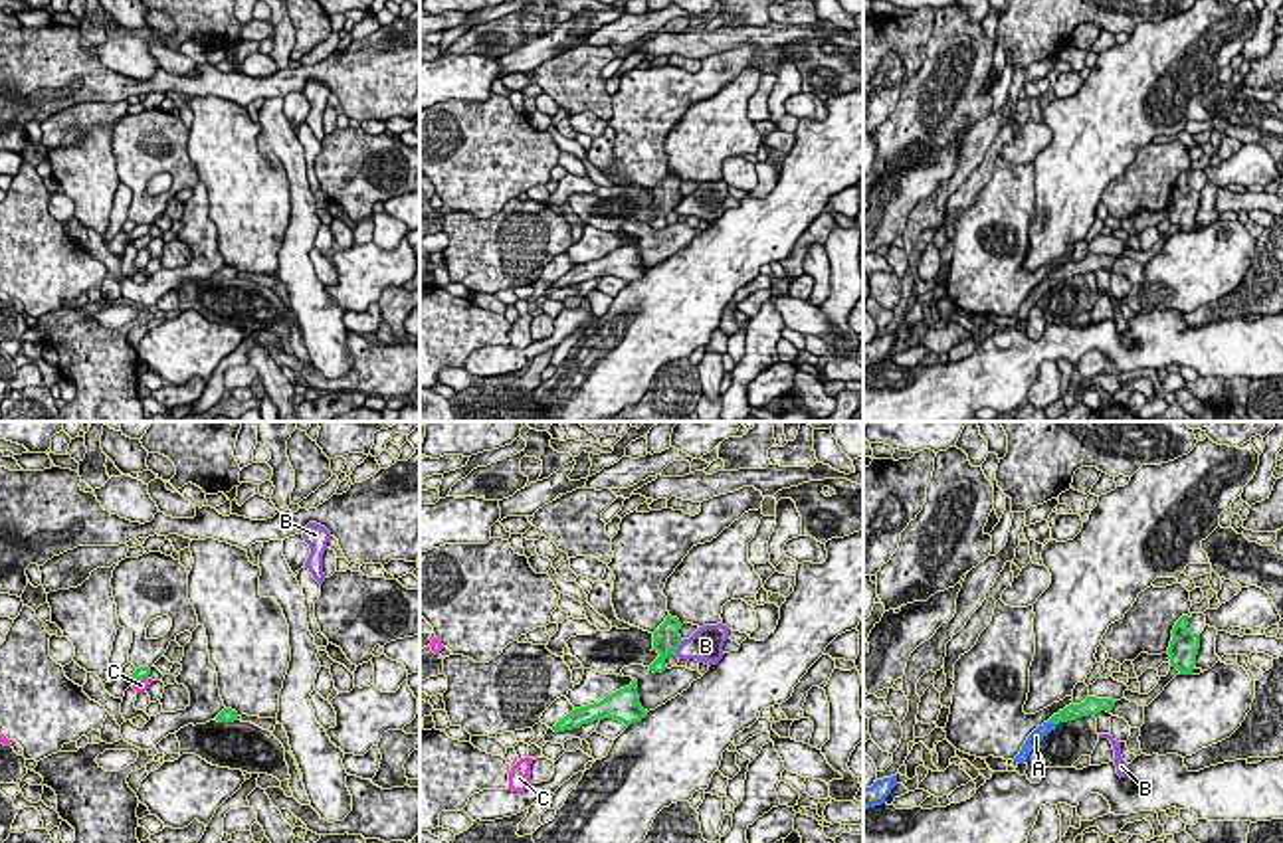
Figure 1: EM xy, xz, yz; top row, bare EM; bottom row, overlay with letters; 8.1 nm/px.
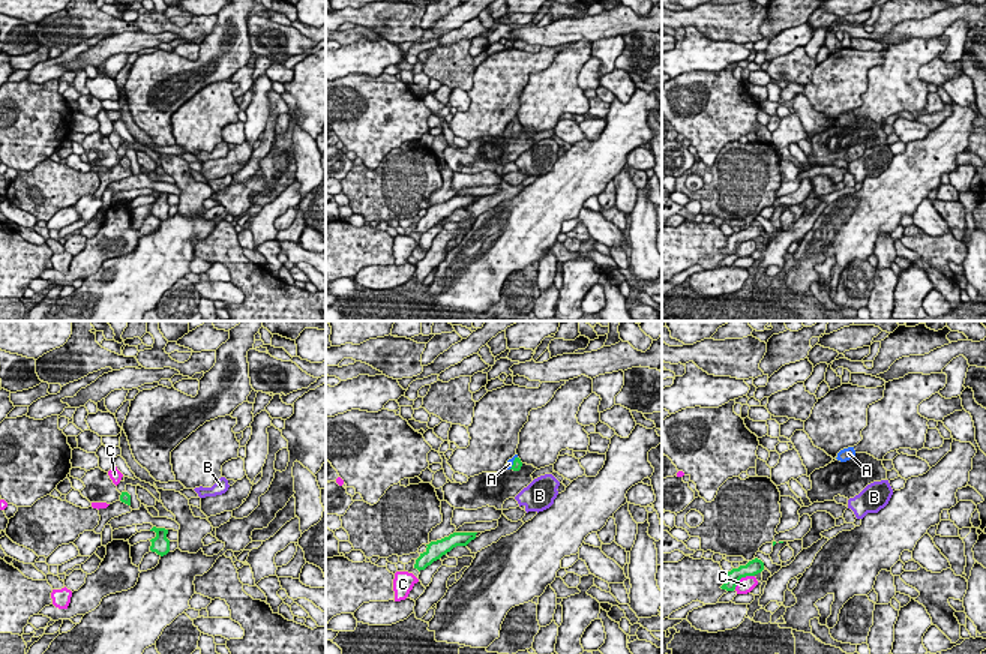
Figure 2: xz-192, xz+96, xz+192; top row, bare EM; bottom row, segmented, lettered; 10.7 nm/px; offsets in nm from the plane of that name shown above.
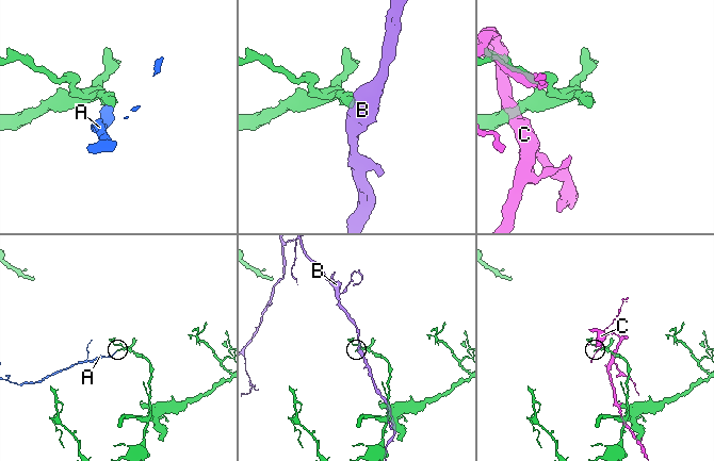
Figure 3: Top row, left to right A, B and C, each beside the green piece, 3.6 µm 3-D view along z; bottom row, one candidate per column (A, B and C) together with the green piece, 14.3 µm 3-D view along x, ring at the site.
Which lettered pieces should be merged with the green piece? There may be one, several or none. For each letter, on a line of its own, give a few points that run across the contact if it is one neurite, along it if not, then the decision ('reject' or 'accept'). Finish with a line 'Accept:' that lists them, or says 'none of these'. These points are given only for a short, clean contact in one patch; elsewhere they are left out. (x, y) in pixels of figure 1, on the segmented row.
A: line yz (1074, 711), (1052, 721), (1036, 737); accept
B: reject
C: reject
Accept: A

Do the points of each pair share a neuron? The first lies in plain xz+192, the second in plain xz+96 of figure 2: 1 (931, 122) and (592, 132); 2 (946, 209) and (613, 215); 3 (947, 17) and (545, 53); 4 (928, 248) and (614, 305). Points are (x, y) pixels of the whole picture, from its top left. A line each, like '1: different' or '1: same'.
1: same
2: same
3: different
4: same

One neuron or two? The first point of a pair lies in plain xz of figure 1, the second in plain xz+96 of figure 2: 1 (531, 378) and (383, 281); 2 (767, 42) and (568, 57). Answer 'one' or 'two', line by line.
1: two
2: two

